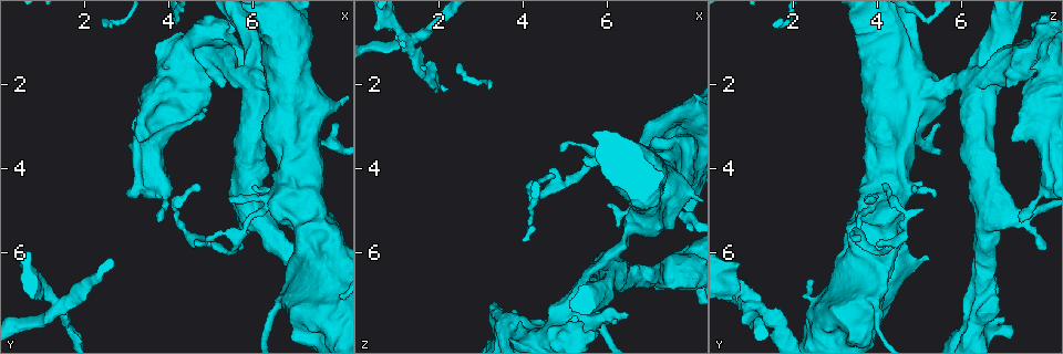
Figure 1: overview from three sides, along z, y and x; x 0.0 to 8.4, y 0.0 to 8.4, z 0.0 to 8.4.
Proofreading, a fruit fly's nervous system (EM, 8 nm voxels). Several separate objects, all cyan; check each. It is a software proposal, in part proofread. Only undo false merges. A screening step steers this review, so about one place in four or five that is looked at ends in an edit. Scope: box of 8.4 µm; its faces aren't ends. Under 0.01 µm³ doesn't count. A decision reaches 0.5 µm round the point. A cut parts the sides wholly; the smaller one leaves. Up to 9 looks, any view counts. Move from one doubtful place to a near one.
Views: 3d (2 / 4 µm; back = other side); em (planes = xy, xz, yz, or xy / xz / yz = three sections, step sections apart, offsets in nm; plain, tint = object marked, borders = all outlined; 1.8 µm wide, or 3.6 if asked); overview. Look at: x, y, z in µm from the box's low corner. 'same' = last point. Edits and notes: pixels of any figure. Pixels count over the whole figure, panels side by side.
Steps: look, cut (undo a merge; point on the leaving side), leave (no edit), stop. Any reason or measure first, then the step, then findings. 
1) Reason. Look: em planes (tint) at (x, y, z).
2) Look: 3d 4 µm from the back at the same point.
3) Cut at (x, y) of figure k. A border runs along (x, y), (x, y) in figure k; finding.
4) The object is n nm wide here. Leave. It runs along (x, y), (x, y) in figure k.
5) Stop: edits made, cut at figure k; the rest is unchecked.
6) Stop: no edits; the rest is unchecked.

Four or more arms meet. Look: em 3.6 µm xz step 8 (tint) at (6.15, 2.00, 6.20).

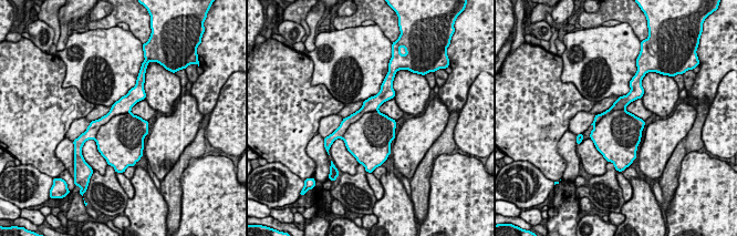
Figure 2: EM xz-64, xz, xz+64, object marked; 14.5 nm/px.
Look: em 3.6 µm planes (tint) at the same point.

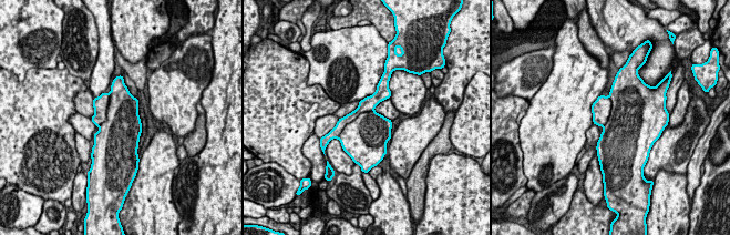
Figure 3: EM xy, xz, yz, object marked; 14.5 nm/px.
Cut at (363, 133) of figure 3. A border runs along (373, 110), (351, 120), (338, 139) in figure 3; a second neuron is stuck on.

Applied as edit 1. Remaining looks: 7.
Redraw. Look: overview.

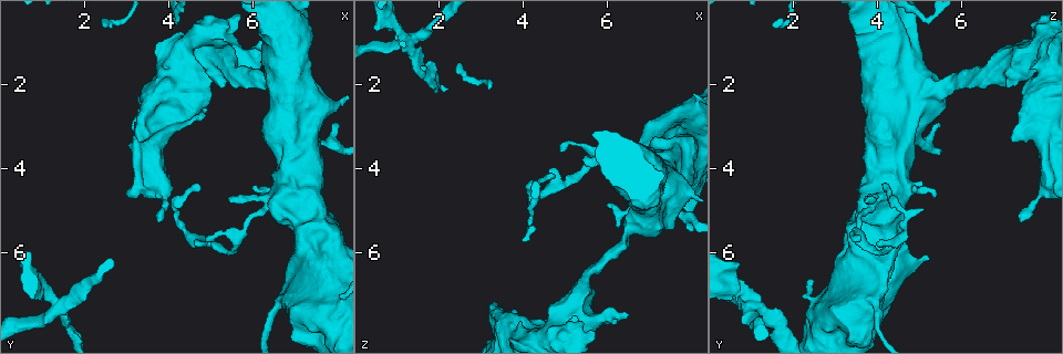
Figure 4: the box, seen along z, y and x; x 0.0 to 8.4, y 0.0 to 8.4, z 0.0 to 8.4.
Thick turns thin. Look: em 3.6 µm xz step 8 (plain) at (4.70, 1.15, 7.90).

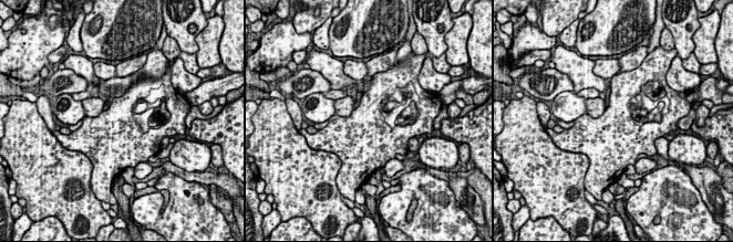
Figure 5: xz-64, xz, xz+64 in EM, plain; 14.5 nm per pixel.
See the neighbours. Look: em 3.6 µm xz step 8 (borders) at the same point.

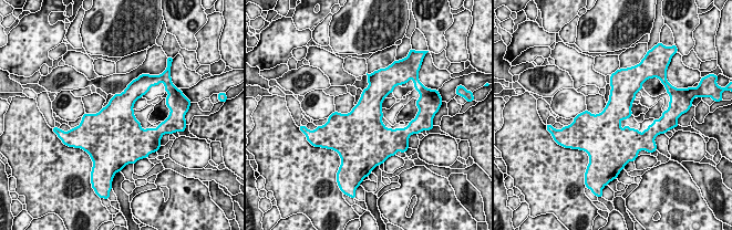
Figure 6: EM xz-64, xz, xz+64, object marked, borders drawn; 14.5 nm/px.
Leave. All the same neuron.

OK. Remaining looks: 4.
Four-way junction. Look: 3d 2 µm at (1.35, 7.25, 0.95).

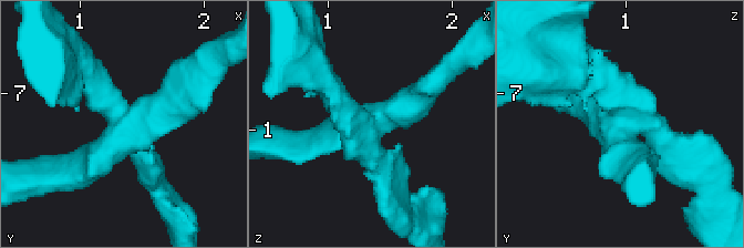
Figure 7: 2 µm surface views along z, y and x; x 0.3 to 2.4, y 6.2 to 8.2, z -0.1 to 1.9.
Shape alone is not enough. Look: em planes (tint) at (1.38, 7.22, 0.90).

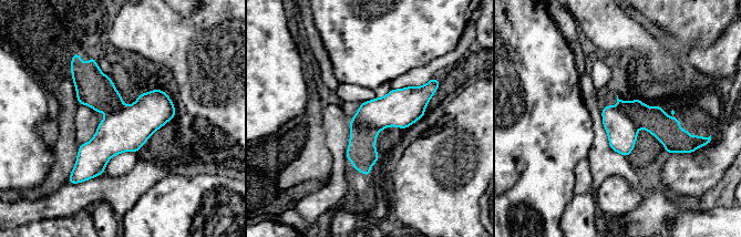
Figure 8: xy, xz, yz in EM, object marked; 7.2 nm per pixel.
Cut at (392, 110) of figure 8. A border runs along (350, 121), (377, 134) in figure 8; two neurons meet here.

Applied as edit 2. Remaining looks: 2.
Stop: edits made, cut at figure 3, cut at figure 8; the rest is unchecked.

